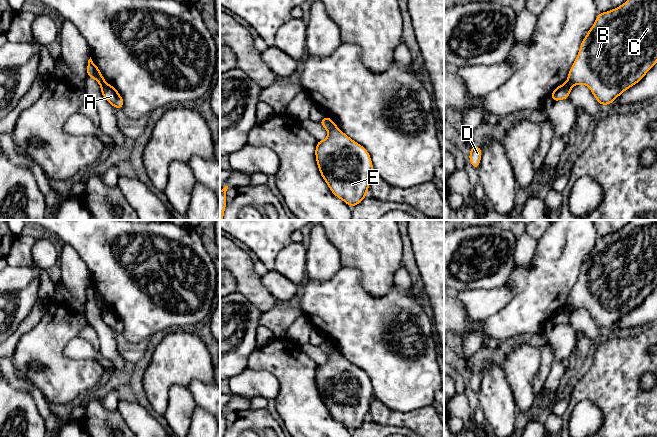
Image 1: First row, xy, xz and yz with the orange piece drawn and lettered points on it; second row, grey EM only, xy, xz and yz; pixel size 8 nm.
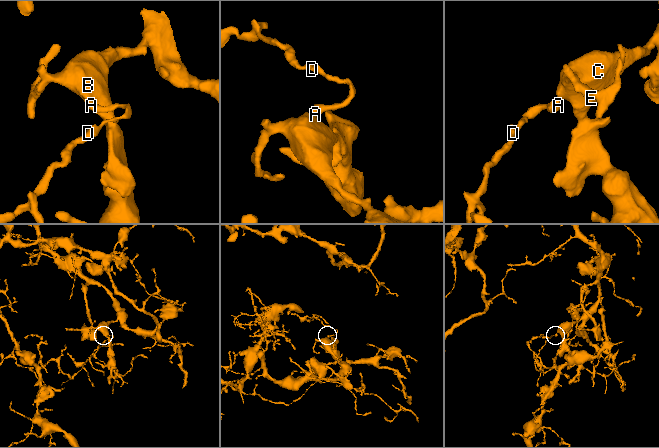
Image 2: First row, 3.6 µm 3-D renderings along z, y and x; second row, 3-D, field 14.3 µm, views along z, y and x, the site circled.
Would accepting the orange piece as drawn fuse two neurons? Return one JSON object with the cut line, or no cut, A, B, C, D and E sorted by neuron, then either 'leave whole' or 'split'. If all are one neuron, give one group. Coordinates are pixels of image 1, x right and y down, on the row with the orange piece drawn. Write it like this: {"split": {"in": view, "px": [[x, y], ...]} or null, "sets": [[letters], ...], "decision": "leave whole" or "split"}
{"split": {"in": "yz", "px": [[566, 82], [571, 87]]}, "sets": [["A", "D"], ["B", "C", "E"]], "decision": "split"}

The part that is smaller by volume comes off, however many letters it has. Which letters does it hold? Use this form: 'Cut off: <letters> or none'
Cut off: A, D

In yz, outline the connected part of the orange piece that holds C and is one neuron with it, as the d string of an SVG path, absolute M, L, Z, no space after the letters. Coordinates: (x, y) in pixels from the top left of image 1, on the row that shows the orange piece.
M627 0L610 11L597 14L596 21L582 40L566 83L573 87L585 84L600 105L609 105L624 91L642 80L657 63L657 0Z

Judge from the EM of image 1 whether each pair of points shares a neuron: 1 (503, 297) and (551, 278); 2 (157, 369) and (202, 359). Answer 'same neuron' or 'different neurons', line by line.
1: different neurons
2: same neuron

